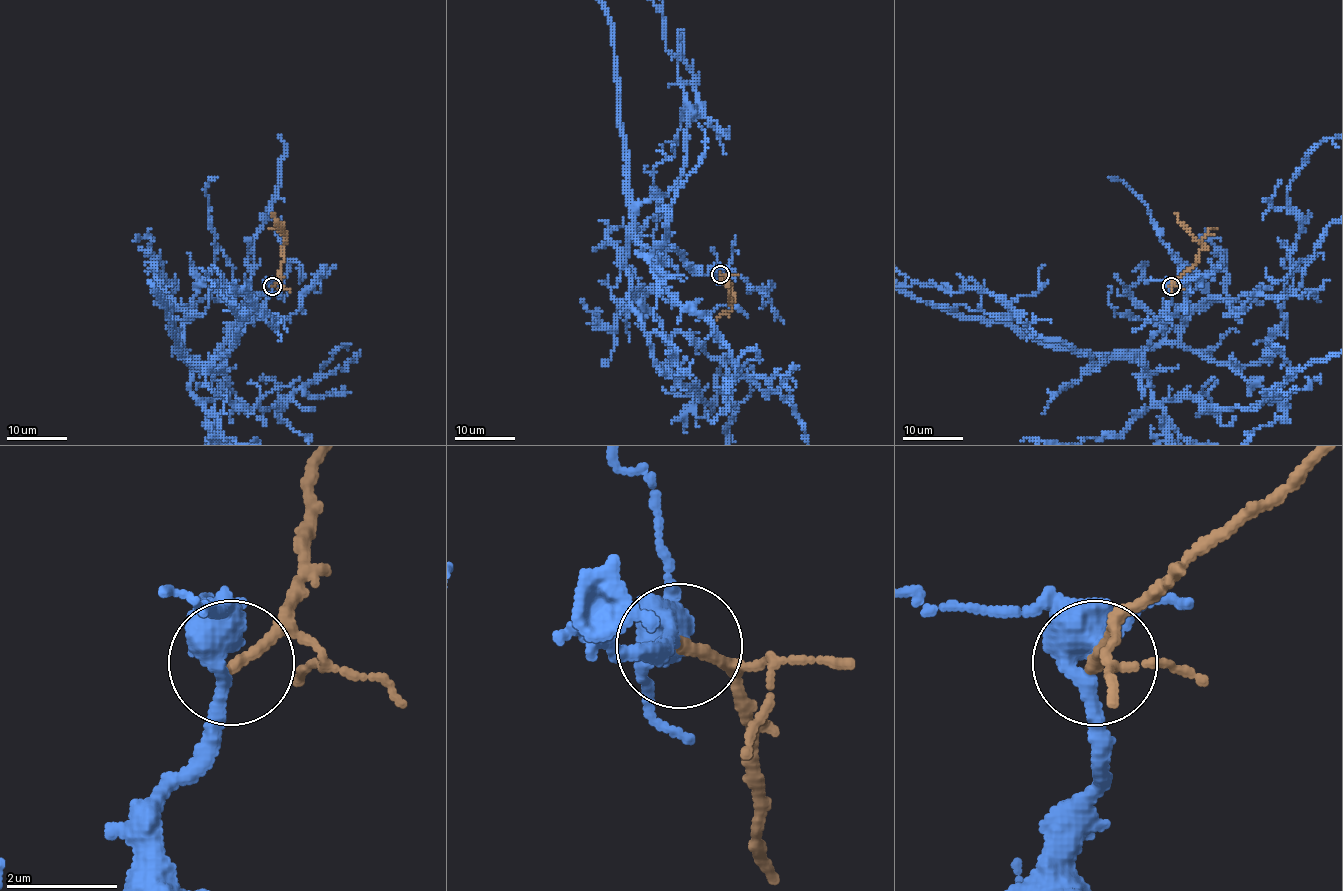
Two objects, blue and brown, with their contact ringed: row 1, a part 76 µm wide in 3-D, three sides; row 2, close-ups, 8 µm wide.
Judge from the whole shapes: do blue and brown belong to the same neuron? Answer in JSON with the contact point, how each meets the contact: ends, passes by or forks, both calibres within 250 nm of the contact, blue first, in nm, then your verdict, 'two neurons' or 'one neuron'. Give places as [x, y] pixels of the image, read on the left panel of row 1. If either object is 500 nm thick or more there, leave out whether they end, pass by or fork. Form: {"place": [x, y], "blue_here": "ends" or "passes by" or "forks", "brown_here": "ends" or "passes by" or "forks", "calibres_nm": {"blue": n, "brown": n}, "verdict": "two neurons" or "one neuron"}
{"place": [272, 286], "blue_here": "passes by", "brown_here": "ends", "calibres_nm": {"blue": 400, "brown": 220}, "verdict": "one neuron"}

